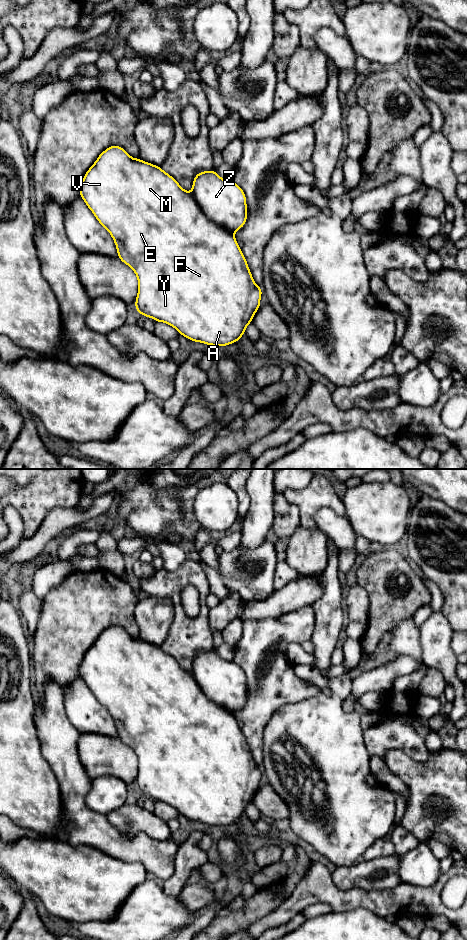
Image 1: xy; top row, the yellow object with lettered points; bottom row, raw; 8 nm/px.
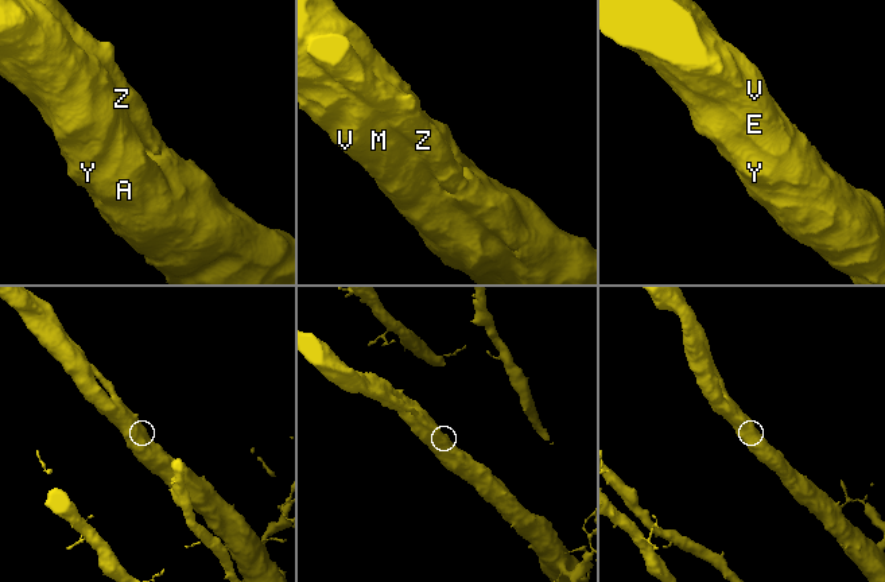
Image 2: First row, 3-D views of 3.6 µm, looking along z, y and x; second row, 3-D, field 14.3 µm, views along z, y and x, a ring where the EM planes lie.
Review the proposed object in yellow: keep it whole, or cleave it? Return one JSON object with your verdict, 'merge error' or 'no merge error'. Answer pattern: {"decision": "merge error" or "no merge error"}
{"decision": "no merge error"}

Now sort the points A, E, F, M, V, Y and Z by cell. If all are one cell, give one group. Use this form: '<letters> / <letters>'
A E F M V Y Z

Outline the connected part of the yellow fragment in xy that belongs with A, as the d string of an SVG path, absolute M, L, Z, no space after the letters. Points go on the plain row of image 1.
M113 625L85 653L79 673L112 716L118 738L135 752L138 758L135 789L140 795L169 804L193 822L227 826L240 820L260 788L262 776L262 768L255 764L233 715L247 701L246 676L240 666L222 659L212 649L195 655L189 673L161 647L134 639L122 627Z

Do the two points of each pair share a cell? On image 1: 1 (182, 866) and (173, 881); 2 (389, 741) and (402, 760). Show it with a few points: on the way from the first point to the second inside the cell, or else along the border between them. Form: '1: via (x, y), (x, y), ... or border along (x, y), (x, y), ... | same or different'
1: via (182, 870), (177, 877) | same
2: border along (382, 759), (389, 750), (401, 750), (416, 761) | different

